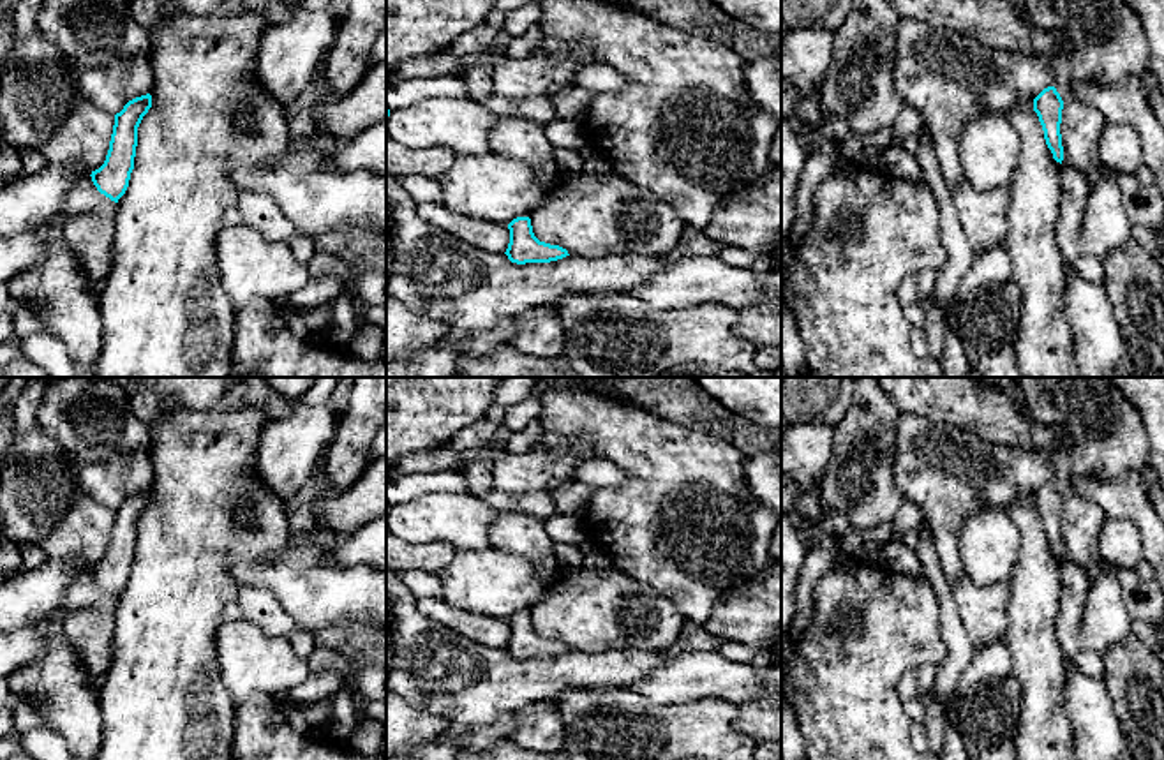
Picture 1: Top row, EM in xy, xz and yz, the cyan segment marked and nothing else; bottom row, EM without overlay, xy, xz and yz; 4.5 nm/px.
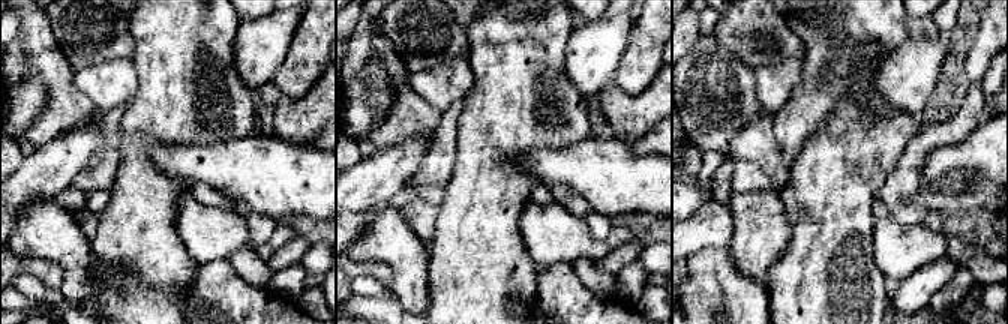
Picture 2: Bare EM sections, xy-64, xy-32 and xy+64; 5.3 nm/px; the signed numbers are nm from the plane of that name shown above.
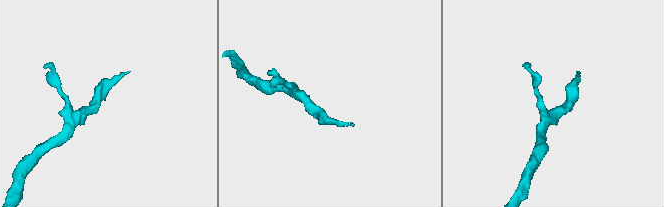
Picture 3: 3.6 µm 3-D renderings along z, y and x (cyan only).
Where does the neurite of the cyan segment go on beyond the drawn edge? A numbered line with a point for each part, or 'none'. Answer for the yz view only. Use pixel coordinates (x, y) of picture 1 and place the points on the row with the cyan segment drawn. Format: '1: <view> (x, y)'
1: yz (1106, 41)

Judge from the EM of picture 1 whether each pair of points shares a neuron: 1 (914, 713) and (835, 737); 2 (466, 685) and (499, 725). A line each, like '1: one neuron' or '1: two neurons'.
1: two neurons
2: two neurons

